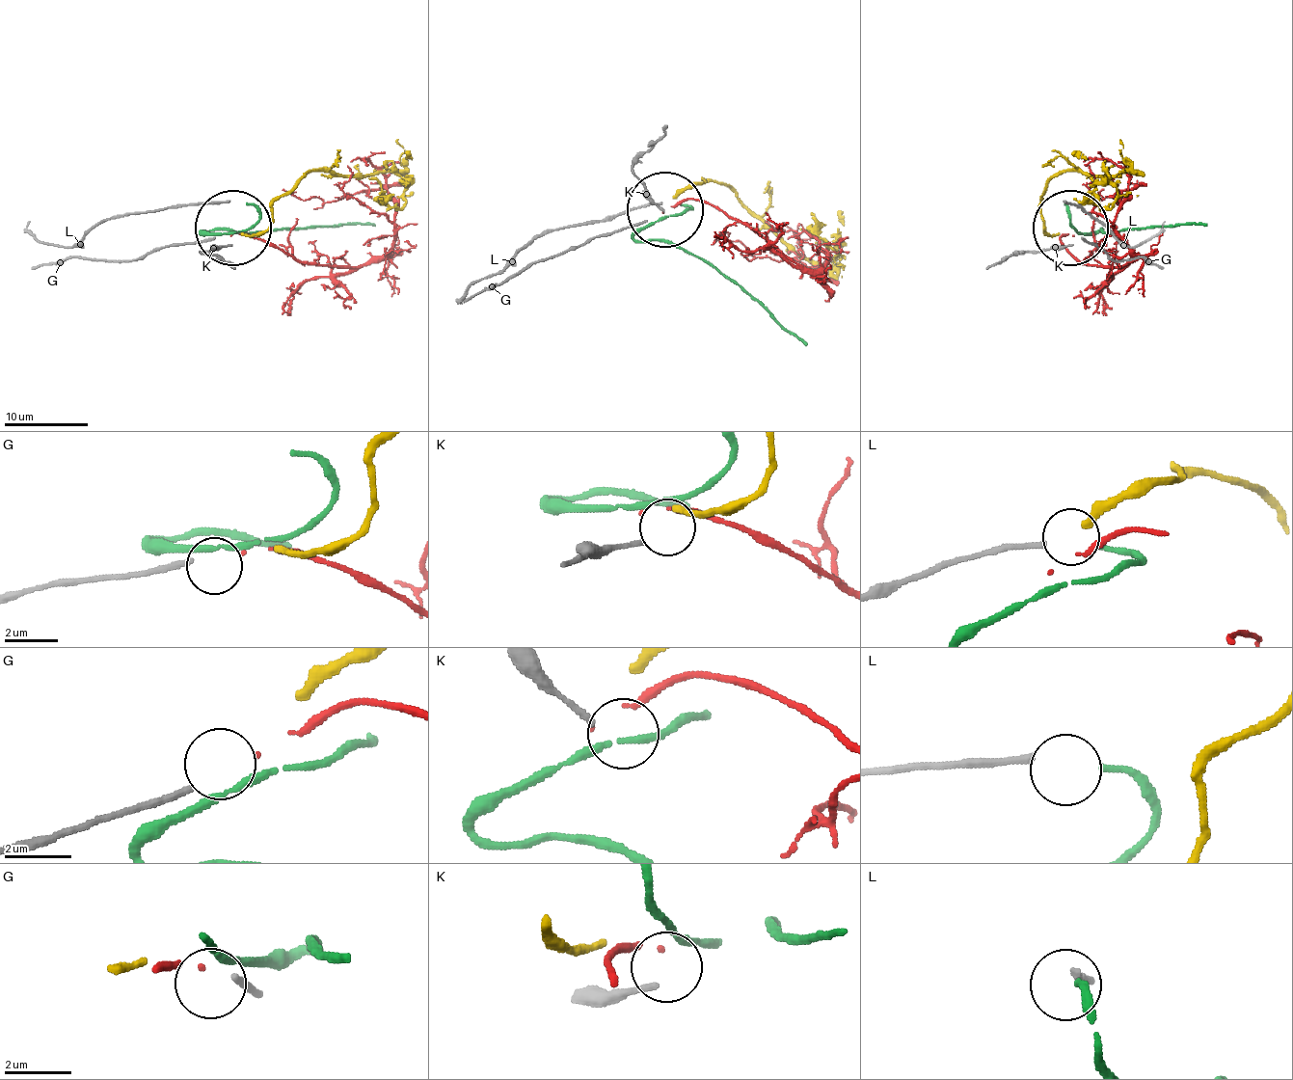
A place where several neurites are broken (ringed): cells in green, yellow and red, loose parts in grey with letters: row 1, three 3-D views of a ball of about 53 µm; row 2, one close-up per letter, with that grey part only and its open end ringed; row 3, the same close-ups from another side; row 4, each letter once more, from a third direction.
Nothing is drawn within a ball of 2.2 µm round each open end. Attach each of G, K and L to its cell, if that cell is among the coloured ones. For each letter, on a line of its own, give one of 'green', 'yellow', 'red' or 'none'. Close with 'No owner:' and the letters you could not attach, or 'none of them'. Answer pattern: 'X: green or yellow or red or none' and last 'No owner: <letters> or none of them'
G: red
K: none
L: green
No owner: K

